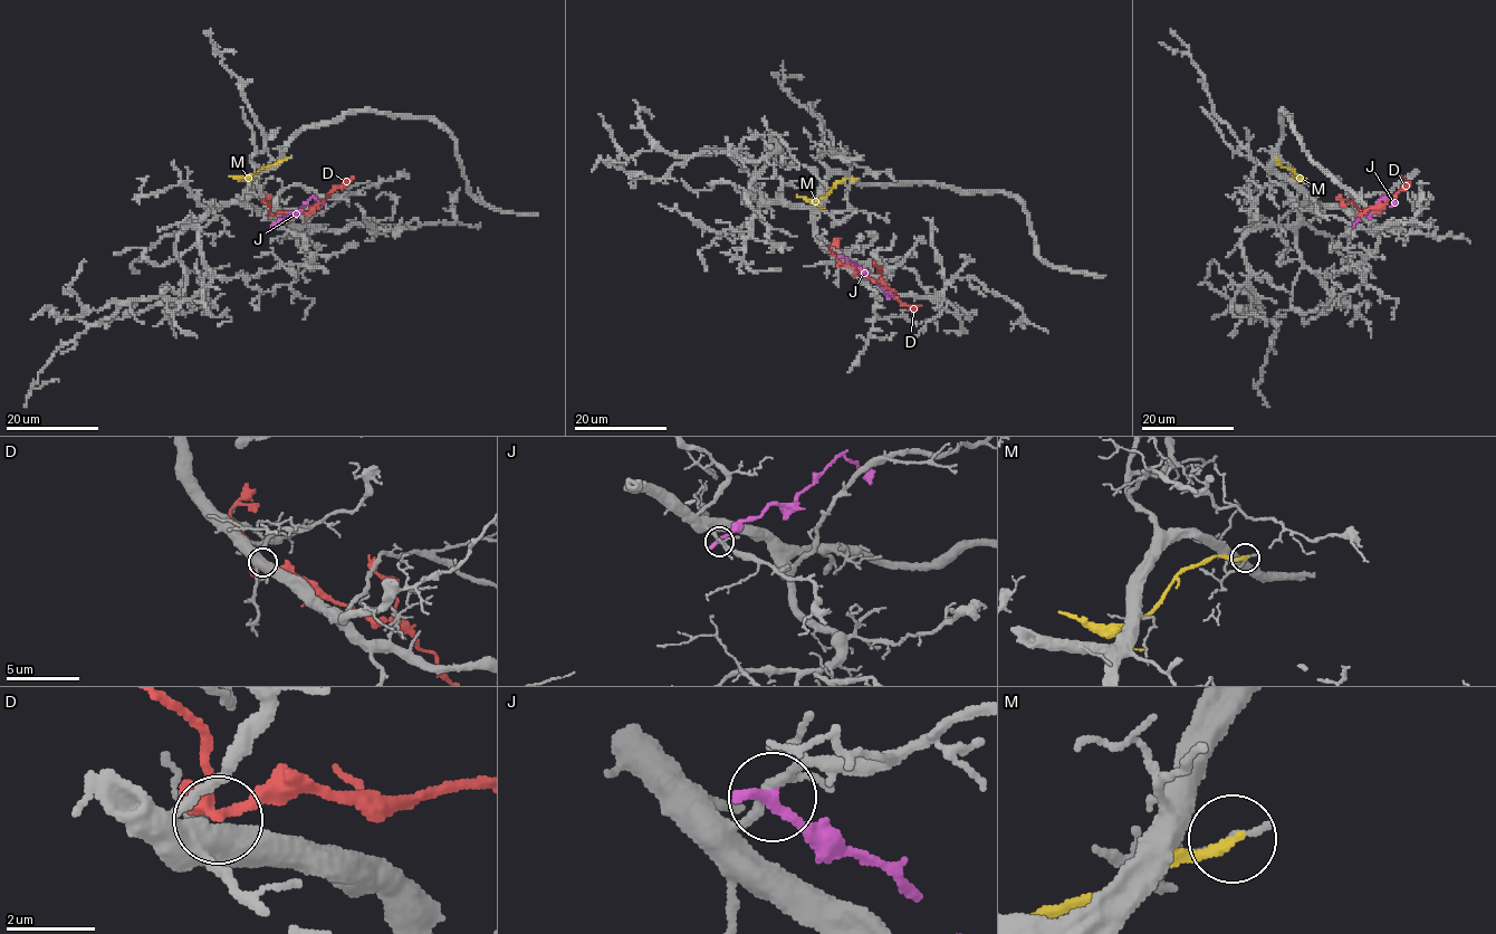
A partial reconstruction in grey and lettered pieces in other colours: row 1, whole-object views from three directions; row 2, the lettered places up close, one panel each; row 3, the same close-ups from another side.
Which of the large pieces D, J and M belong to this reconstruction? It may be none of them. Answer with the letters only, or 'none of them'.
none of them

